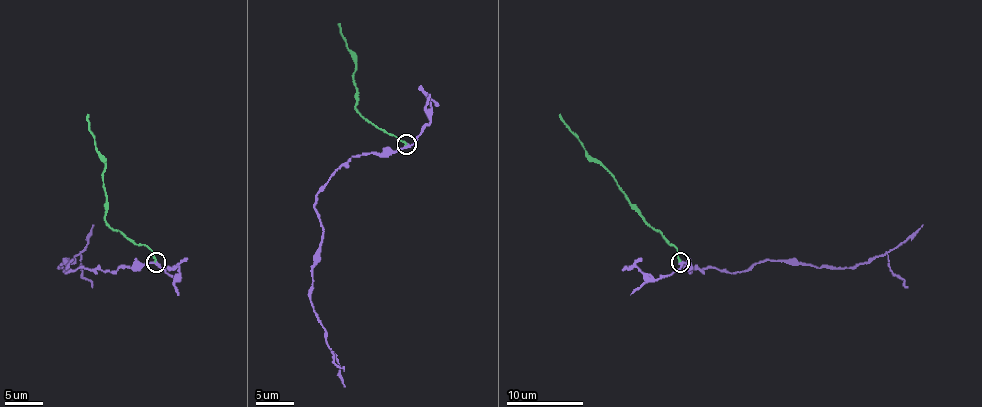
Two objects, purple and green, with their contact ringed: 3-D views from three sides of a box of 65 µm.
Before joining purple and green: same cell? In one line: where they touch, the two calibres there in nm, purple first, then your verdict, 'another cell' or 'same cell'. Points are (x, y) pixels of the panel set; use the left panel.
(156, 262) | 240/200 nm | another cell

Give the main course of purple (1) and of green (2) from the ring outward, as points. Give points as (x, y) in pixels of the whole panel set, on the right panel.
1: (680, 262), (690, 272), (747, 270), (765, 260), (847, 268), (881, 256), (923, 224)
2: (680, 260), (671, 244), (644, 218), (615, 178), (586, 152), (559, 114)

